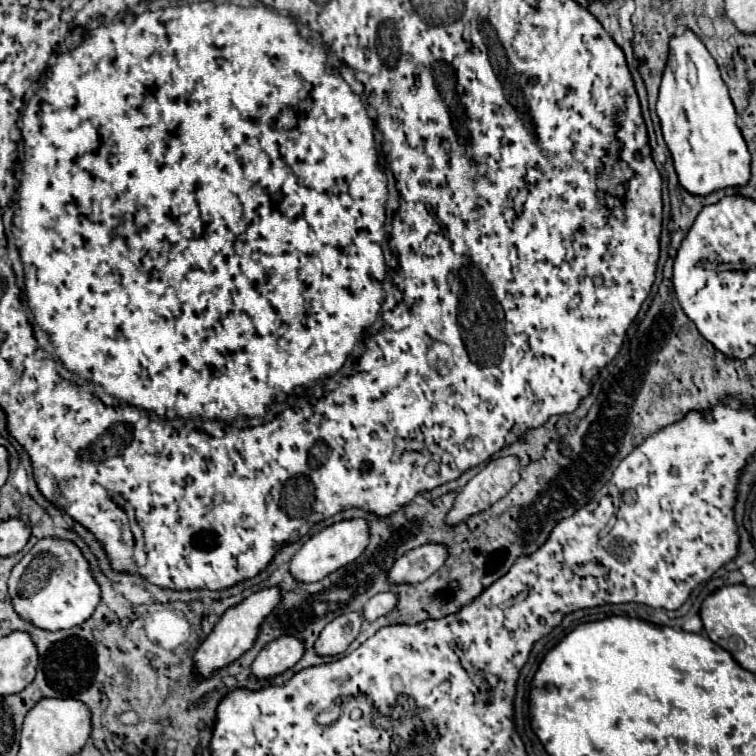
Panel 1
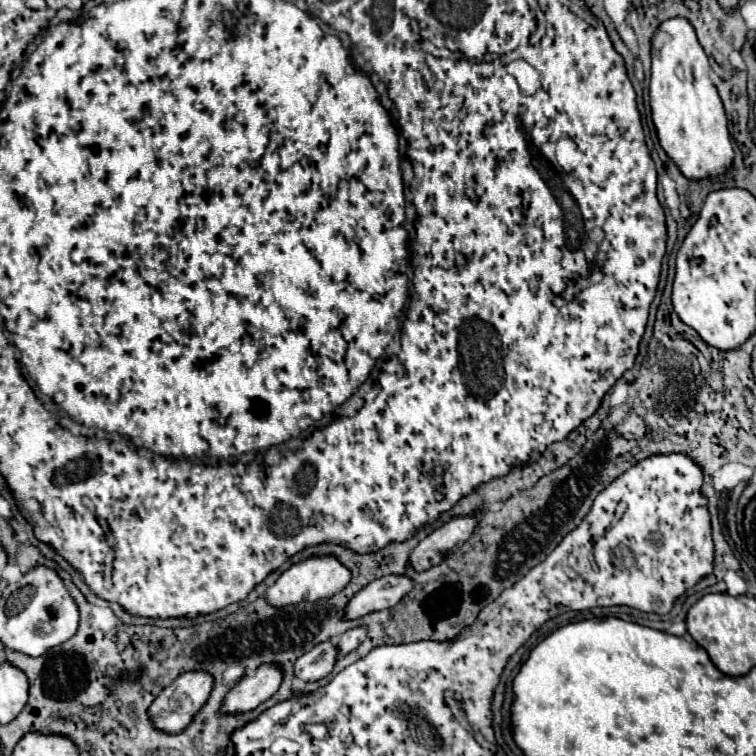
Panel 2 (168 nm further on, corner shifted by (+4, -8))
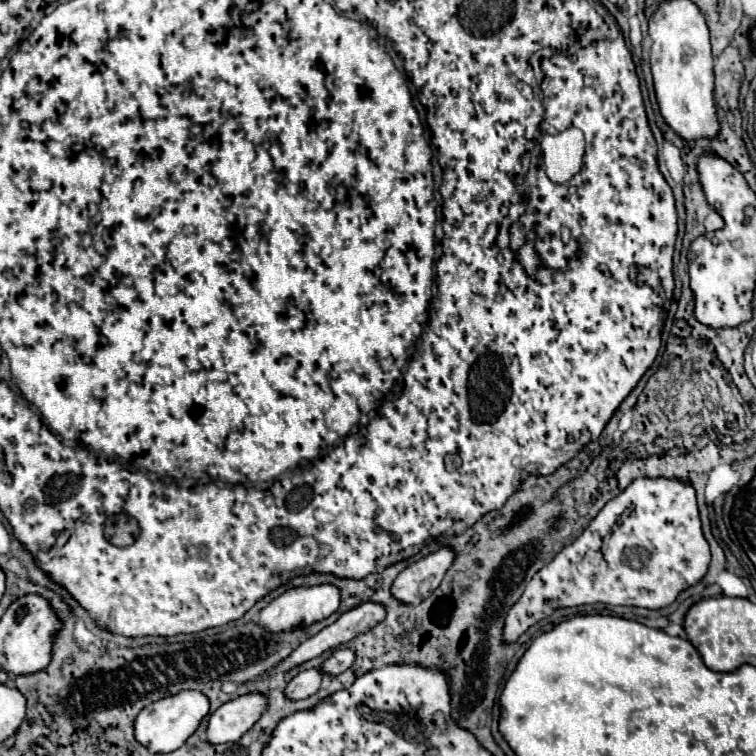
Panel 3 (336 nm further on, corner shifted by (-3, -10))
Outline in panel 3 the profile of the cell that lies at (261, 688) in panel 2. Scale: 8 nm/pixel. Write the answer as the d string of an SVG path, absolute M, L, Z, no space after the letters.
M246 694L226 702L210 716L206 742L210 742L212 746L238 742L238 738L242 738L242 734L246 734L246 730L250 730L254 722L262 716L266 704L268 700L264 694Z

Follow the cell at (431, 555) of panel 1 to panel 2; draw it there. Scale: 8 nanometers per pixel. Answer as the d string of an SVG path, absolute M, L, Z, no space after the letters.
M407 574L395 576L381 576L367 584L349 604L345 610L345 618L361 618L375 610L385 610L395 606L407 592L411 592L413 580Z

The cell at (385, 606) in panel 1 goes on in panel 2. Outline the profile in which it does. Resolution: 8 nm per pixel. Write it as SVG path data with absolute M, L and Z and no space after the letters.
M355 626L355 628L347 630L347 632L341 636L339 644L337 644L339 654L349 654L349 652L353 652L365 638L367 638L367 628L363 628L363 626Z

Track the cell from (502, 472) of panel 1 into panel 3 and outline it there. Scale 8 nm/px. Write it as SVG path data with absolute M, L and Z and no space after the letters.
M440 548L438 552L410 564L398 574L390 592L398 602L416 606L422 598L428 598L442 582L446 570L454 562L454 552L450 548Z

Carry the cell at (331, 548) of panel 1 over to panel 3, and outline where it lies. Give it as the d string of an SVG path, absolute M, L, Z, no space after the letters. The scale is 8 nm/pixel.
M322 584L322 586L312 586L312 588L292 588L286 590L282 596L272 600L258 618L258 624L266 632L282 632L282 630L294 630L298 626L306 628L312 626L314 622L320 622L328 618L332 612L336 612L340 606L340 594L338 588L332 584Z

